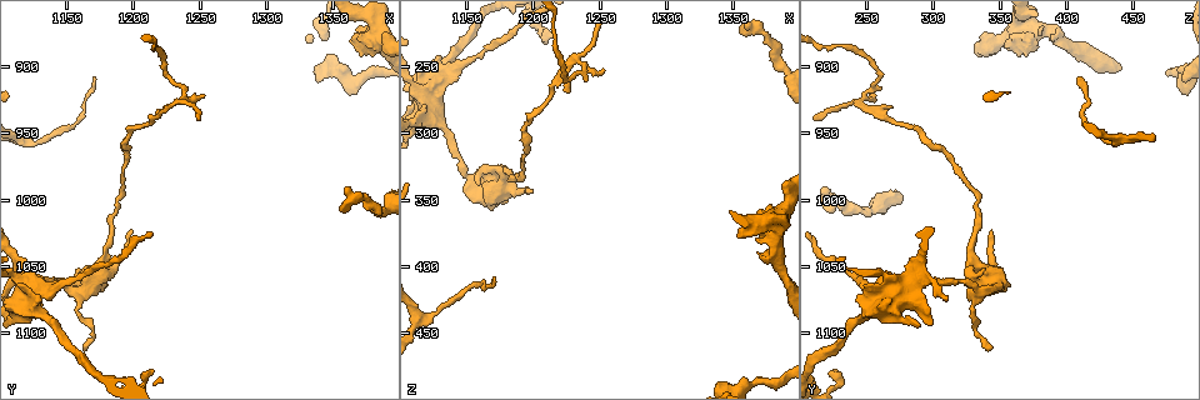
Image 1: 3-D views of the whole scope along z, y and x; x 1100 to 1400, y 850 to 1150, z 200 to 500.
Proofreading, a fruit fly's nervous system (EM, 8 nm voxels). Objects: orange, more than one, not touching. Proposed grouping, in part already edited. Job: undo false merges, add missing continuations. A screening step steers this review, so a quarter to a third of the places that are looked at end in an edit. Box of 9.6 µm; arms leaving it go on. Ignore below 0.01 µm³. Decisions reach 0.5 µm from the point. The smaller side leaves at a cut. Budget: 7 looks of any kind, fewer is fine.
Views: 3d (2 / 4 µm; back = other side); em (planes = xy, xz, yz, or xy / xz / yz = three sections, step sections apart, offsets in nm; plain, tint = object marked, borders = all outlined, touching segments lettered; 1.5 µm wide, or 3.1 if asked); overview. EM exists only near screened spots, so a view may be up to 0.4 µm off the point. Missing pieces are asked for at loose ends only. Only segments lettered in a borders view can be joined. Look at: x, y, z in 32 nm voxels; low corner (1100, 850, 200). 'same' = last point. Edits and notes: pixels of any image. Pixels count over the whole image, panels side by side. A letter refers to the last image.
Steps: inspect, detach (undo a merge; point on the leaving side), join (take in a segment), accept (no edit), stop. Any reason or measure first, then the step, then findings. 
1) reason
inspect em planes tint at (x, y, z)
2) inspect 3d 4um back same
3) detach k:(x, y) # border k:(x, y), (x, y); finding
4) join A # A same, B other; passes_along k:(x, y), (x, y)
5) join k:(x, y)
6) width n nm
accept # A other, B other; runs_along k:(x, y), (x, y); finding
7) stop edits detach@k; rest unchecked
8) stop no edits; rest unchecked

thin end
inspect em xz step 4 borders at (1198, 1024, 344)

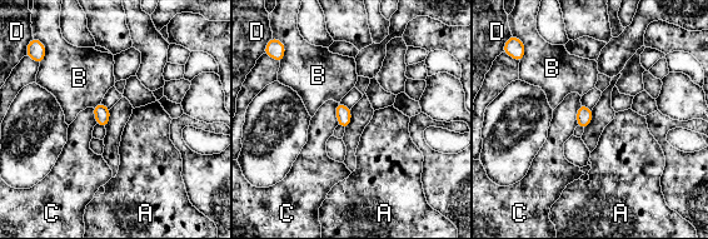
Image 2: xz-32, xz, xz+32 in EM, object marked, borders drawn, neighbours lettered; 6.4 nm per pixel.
inspect em planes borders same

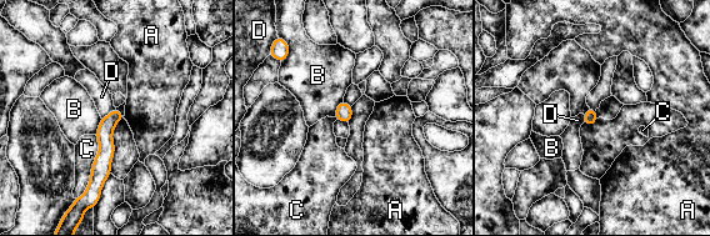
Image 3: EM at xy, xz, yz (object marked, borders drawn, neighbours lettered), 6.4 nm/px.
longest_contact C 420 nm
accept # A other, B other, C other, D other; border 3:(115, 108), (101, 119); none of them fits

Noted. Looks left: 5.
long arm stops here
inspect em planes borders at (1356, 1008, 218)

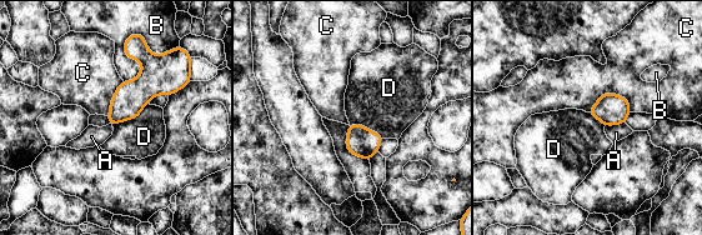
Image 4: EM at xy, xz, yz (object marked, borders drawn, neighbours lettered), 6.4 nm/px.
accept # A other, B other, C other, D other; border 4:(149, 103), (138, 116), (113, 125); none of them fits

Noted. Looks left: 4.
tapers out
inspect em planes tint at (1166, 1112, 342)

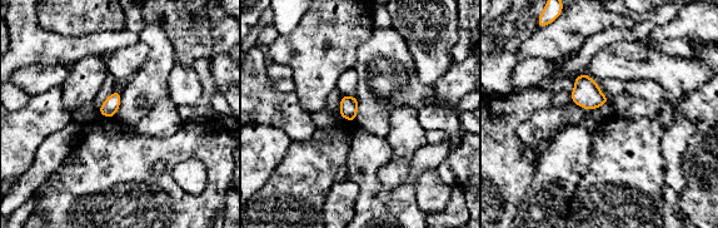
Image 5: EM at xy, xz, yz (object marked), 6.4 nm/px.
what lies round it
inspect em planes borders same

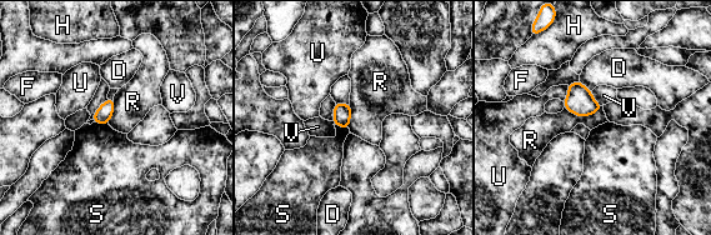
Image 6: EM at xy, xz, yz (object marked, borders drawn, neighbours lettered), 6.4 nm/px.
accept # D other, F other, H other, R other, S other, U other, V other; border 6:(602, 105), (584, 116), (564, 106); none of them fits

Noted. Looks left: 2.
stop no edits; rest unchecked

